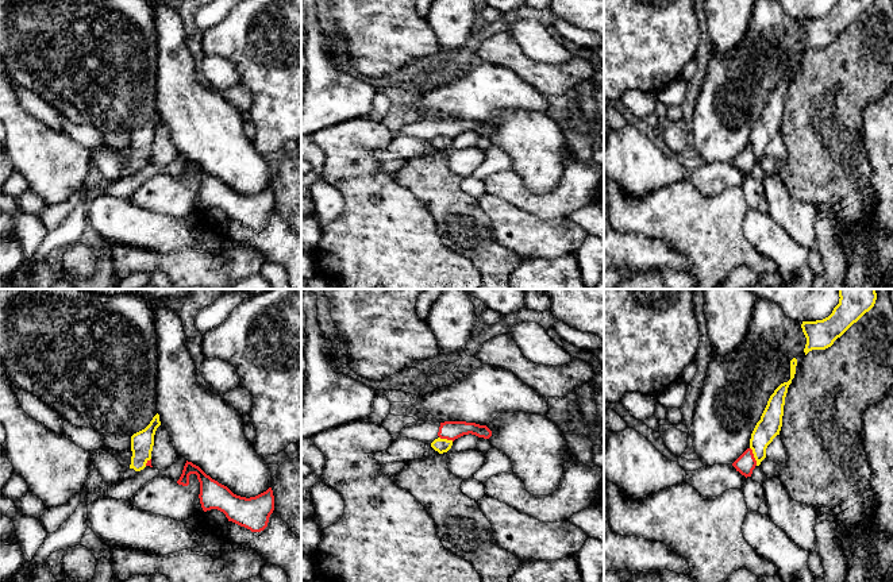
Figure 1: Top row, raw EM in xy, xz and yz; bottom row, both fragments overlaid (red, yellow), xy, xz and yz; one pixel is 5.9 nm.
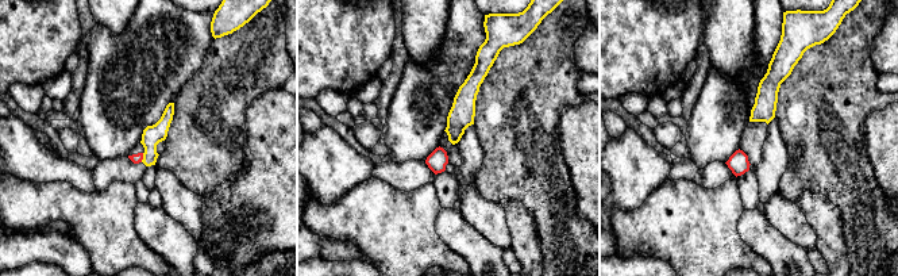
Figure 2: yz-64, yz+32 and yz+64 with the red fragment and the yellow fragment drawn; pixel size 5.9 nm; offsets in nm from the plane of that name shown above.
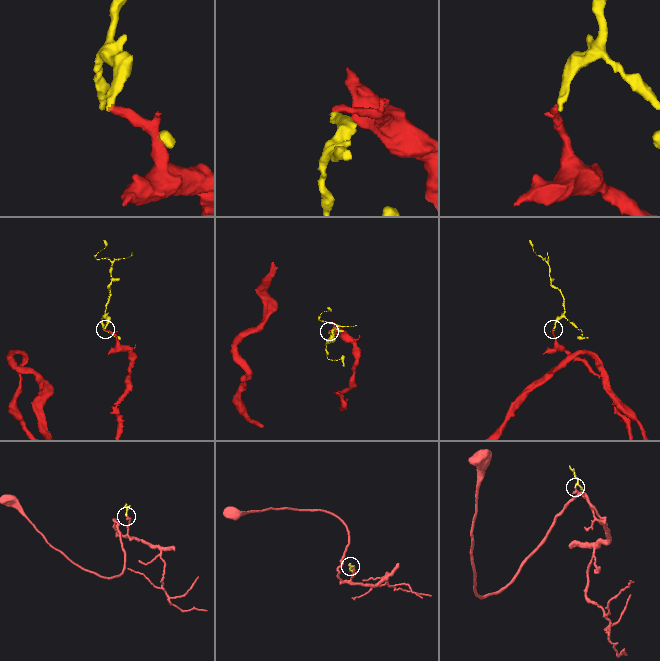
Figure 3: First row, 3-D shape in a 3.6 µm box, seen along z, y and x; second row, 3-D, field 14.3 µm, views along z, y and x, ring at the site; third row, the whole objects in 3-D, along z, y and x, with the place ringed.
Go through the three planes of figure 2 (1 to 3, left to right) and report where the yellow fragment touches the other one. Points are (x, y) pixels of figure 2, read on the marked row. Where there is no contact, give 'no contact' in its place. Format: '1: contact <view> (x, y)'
1: contact yz-64 (142, 157)
2: no contact
3: no contact

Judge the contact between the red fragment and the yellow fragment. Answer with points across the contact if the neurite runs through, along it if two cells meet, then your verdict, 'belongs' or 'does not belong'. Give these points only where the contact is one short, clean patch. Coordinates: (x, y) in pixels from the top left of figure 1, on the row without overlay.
border along yz (750, 145), (757, 162); does not belong

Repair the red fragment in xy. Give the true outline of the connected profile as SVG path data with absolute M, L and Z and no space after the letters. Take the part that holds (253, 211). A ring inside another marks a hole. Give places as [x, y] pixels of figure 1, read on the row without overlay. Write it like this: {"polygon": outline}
{"polygon": "M188 158L177 181L188 184L190 171L196 171L200 180L199 196L204 209L218 207L226 212L228 219L251 230L261 230L267 224L269 215L274 208L272 185L255 194L240 194Z"}

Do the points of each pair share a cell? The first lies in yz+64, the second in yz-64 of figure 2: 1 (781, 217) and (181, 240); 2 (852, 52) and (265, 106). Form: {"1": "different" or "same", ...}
{"1": "different", "2": "different"}

